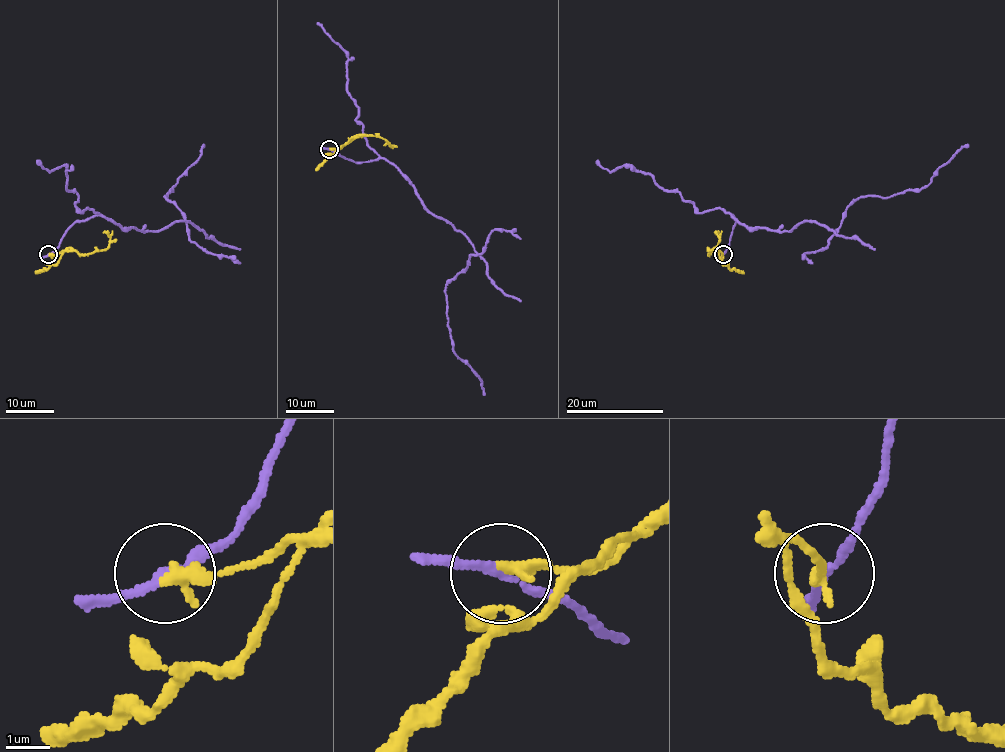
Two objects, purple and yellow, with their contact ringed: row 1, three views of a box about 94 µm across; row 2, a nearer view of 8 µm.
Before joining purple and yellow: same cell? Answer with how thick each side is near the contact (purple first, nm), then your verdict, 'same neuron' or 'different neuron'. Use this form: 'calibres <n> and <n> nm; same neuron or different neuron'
calibres 160 and 300 nm; different neuron

